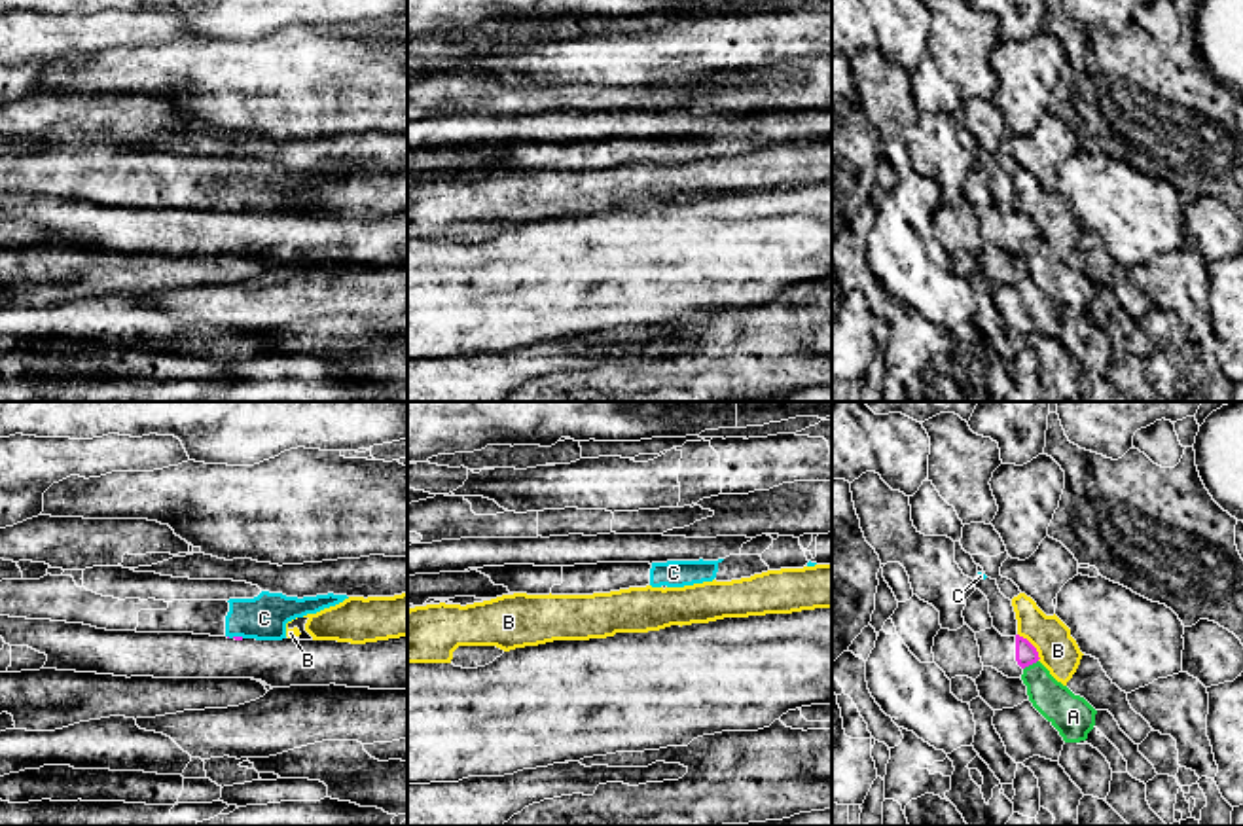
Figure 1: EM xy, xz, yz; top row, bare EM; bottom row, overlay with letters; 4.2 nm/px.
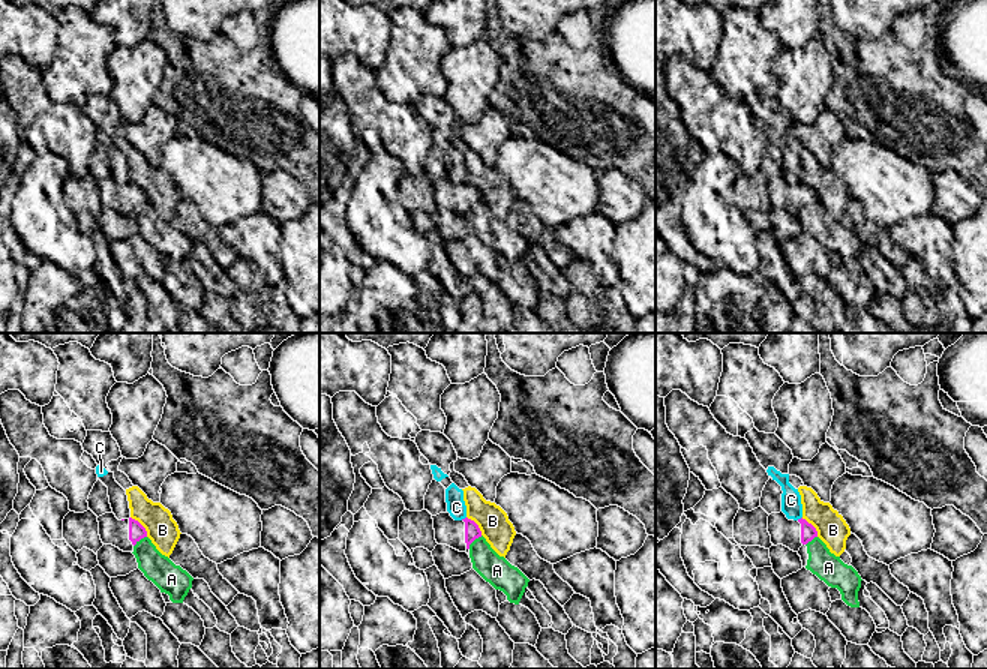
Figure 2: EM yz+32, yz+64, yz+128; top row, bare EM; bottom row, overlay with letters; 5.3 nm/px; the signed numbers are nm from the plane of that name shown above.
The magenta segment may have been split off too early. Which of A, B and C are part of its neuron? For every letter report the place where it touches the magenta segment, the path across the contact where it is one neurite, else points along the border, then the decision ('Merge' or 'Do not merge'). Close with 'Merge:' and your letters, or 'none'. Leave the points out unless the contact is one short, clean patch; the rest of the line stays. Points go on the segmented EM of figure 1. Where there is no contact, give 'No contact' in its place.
A: Touches magenta at yz (1029, 664). Do not merge
B: Touches magenta at yz (1033, 646). Do not merge
C: Touches magenta at xy (235, 637). Do not merge
Merge: none

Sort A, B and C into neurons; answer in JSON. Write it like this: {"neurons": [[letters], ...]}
{"neurons": [["A"], ["B"], ["C"]]}

